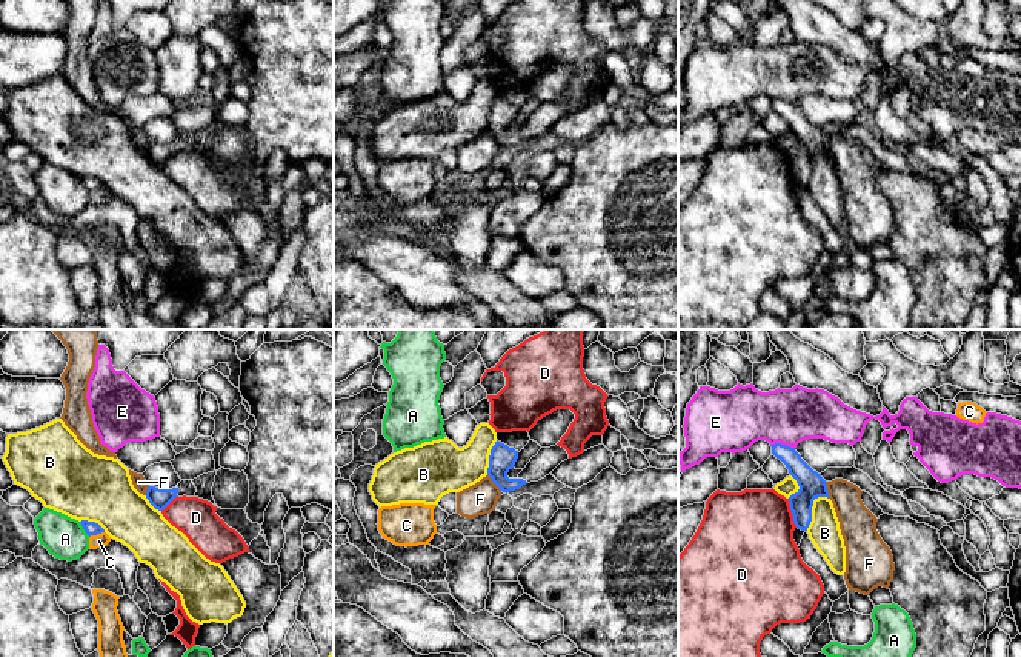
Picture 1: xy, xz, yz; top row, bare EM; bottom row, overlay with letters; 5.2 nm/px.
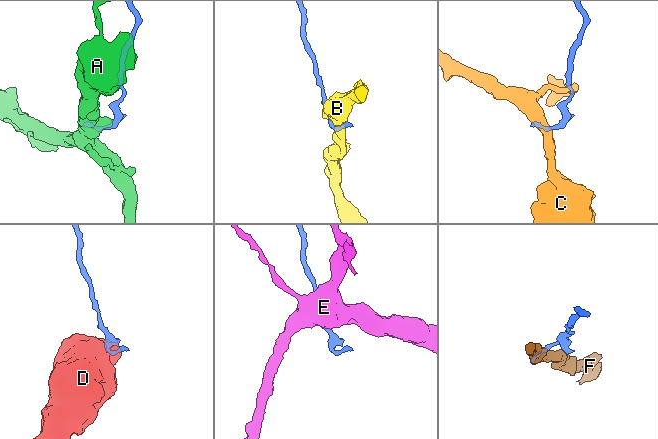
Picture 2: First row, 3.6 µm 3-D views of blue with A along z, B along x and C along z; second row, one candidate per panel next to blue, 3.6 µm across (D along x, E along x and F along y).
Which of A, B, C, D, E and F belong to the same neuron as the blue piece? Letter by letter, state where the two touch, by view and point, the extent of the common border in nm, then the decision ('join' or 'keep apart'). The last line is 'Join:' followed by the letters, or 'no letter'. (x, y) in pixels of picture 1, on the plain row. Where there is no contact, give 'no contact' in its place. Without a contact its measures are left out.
A: contact xy (83, 183); length 100 nm; keep apart
B: contact yz (811, 165); length 220 nm; keep apart
C: contact xy (96, 190); length 90 nm; keep apart
D: contact yz (792, 168); length 160 nm; keep apart
E: contact yz (783, 100); length 130 nm; keep apart
F: contact xz (494, 137); length 120 nm; keep apart
Join: no letter

